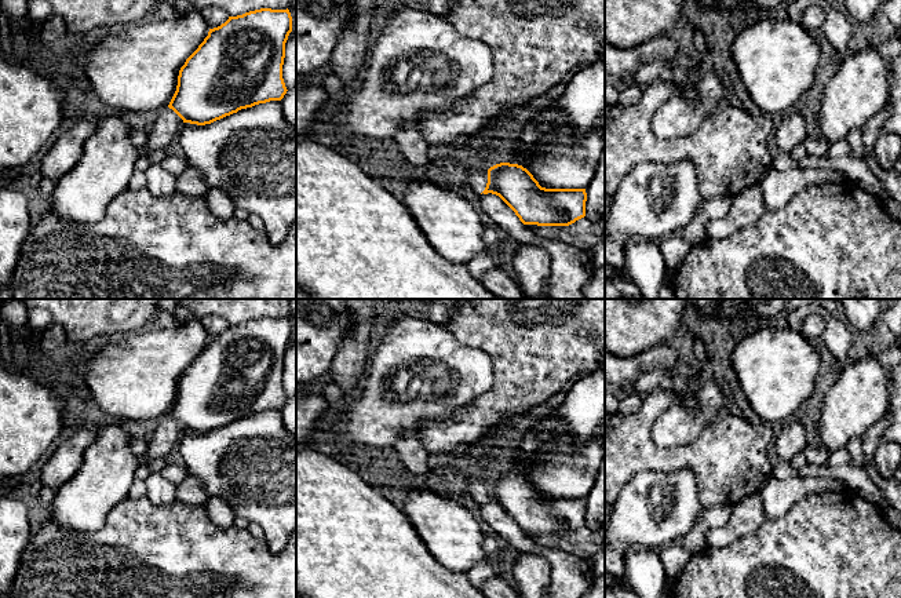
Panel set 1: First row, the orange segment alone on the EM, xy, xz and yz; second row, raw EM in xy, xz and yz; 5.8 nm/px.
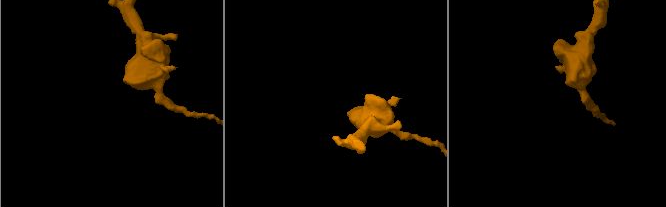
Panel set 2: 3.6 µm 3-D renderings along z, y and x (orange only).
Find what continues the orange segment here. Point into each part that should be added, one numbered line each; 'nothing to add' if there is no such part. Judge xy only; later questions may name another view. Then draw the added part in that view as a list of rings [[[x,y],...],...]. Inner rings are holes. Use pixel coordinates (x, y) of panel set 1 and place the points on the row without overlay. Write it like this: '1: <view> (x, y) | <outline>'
1: xy (167, 433) | [[[169,416],[156,423],[154,434],[147,440],[147,449],[139,456],[141,464],[150,464],[156,459],[167,457],[175,444],[179,442],[183,429]]]

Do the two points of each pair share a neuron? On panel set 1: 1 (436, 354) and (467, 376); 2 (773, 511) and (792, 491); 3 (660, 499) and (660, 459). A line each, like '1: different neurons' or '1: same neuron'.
1: same neuron
2: same neuron
3: different neurons

